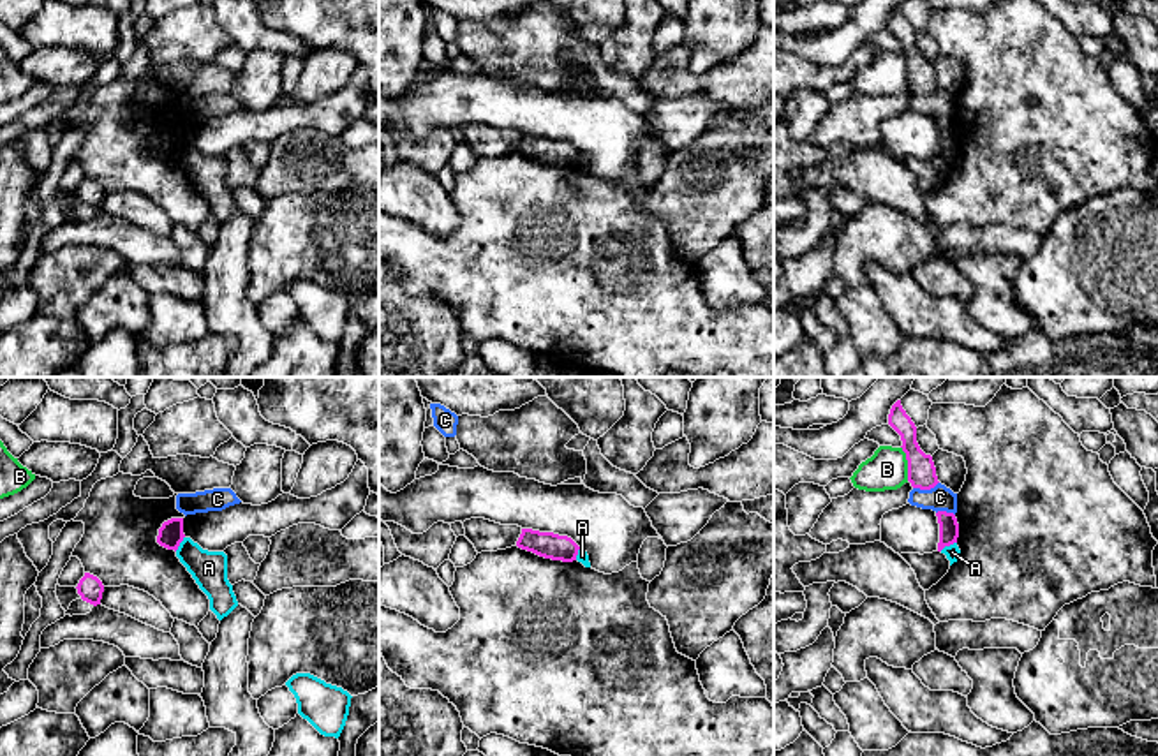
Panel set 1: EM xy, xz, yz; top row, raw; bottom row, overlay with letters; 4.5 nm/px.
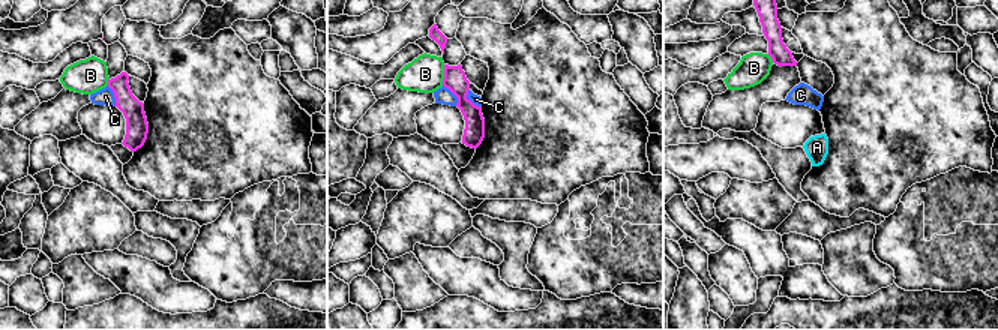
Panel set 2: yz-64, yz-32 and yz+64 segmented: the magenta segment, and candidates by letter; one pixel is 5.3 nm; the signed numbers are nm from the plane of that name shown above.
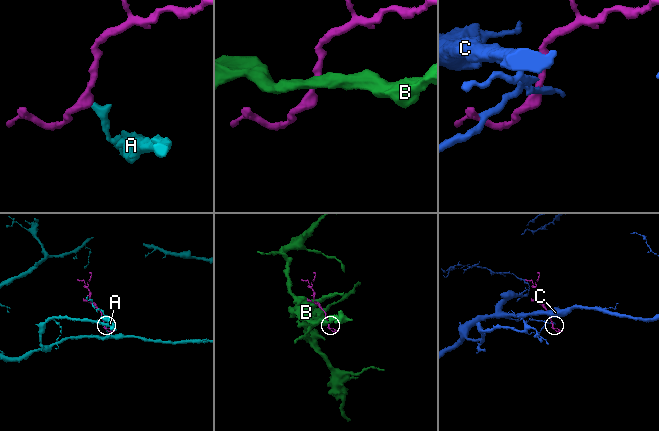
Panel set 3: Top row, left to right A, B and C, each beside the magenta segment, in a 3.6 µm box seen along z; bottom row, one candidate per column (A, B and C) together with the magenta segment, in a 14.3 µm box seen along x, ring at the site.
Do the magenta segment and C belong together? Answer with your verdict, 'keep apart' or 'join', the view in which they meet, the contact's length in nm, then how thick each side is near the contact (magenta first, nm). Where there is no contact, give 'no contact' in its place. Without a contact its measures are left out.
keep apart; contact in yz; length 120 nm; calibres 130 and 120 nm

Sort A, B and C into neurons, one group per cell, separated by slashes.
A / B / C

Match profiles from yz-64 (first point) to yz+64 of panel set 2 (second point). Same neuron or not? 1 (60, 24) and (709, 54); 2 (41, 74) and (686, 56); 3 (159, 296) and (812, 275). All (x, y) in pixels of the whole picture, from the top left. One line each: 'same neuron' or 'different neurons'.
1: same neuron
2: different neurons
3: same neuron

